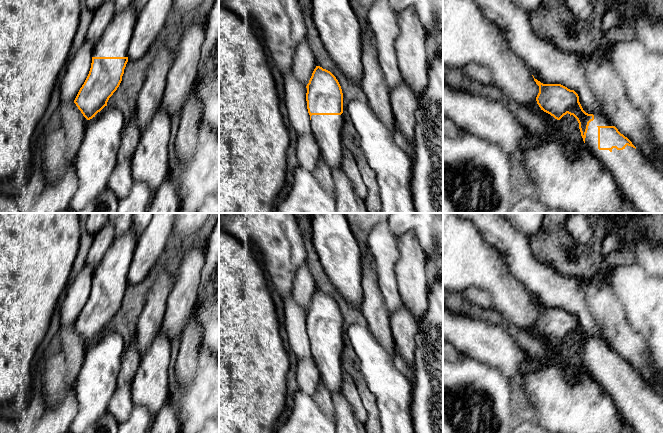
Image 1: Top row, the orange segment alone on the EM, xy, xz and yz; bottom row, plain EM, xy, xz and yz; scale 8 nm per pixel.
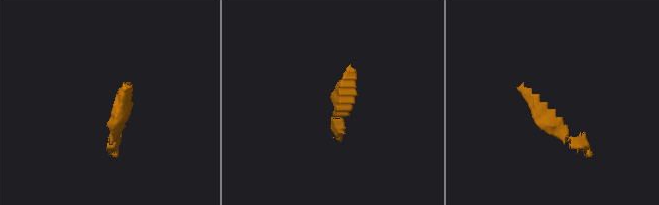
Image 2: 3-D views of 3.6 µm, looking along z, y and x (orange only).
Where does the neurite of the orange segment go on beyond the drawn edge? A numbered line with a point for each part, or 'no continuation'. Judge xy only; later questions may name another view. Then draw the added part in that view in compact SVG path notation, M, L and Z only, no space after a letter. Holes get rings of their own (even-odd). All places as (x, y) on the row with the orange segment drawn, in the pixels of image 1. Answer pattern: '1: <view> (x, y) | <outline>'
1: xy (114, 42) | M133 4L116 12L100 40L95 43L92 57L128 57L137 16Z

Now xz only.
1: xz (327, 129) | M312 115L311 127L319 146L321 159L332 169L340 169L342 164L343 144L341 115Z

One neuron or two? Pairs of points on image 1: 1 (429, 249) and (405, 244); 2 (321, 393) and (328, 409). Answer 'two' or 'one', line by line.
1: two
2: one

